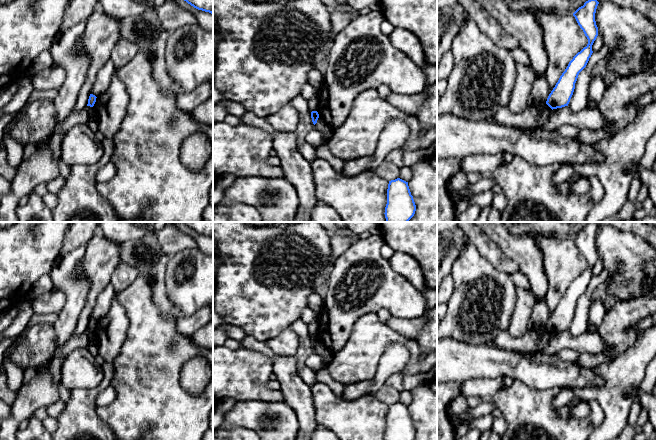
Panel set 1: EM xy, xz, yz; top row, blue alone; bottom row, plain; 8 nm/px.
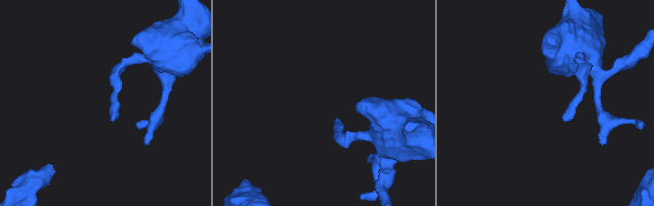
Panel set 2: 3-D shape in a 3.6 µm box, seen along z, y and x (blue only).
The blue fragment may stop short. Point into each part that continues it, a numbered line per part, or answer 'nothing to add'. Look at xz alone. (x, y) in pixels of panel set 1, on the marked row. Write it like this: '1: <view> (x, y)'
nothing to add

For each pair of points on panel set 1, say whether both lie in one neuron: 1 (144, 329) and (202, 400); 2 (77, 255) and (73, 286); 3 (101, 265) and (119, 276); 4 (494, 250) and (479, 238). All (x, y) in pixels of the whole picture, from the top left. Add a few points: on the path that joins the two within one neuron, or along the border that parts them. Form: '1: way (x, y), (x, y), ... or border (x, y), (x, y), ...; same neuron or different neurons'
1: way (152, 351), (152, 366), (180, 394); same neuron
2: way (69, 263), (68, 278); same neuron
3: border (120, 261), (109, 283); different neurons
4: way (490, 249), (483, 242); same neuron

